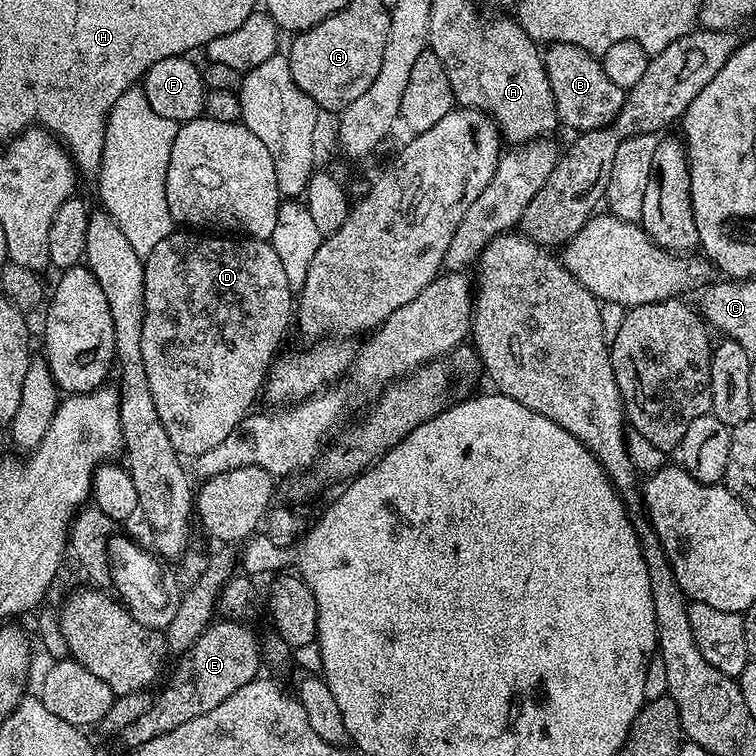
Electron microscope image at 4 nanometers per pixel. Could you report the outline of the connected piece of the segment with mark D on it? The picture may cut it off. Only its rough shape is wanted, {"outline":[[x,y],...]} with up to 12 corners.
{"outline":[[174,230],[142,366],[170,446],[237,431],[293,323],[271,242]]}

